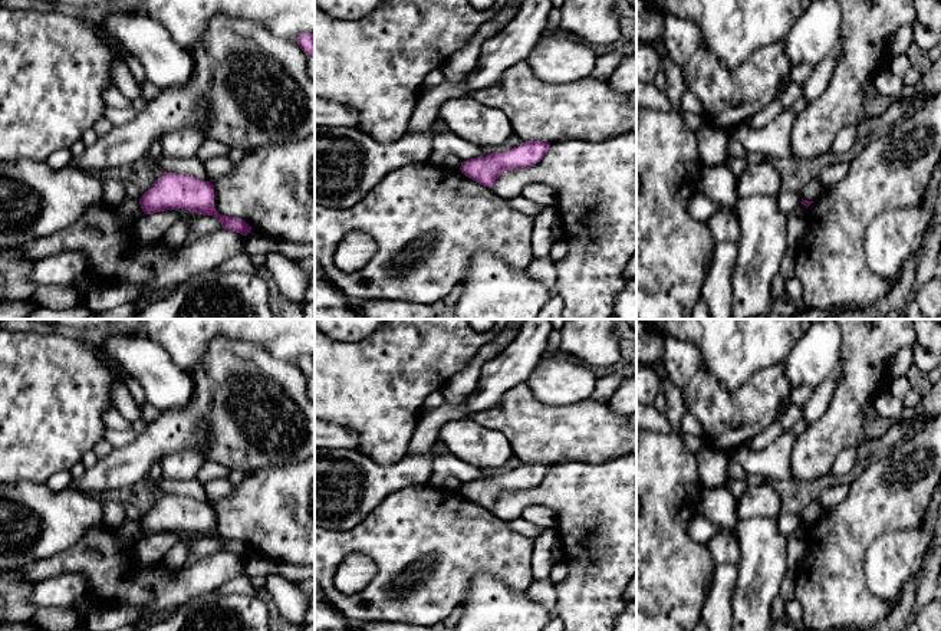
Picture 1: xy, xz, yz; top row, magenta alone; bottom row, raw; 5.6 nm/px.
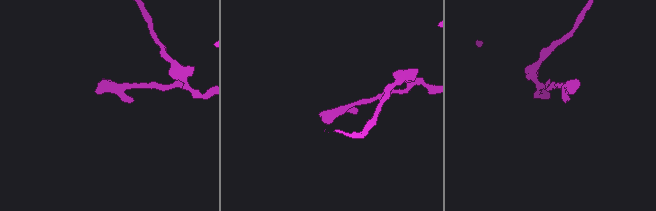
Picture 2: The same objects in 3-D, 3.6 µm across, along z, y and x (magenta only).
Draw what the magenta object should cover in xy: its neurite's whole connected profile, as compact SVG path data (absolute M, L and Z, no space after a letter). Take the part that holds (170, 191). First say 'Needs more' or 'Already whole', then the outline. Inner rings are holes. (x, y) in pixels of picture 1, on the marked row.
Already whole. M164 172L139 198L145 214L167 210L187 210L217 217L226 230L247 236L251 227L241 218L220 214L214 208L214 185L191 175Z

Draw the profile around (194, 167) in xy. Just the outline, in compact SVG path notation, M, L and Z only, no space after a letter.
M162 154L155 161L167 172L191 175L203 181L210 180L204 162L197 157L178 158L174 155Z

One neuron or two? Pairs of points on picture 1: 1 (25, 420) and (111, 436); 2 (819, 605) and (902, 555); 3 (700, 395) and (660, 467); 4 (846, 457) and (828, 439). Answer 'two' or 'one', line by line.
1: two
2: two
3: two
4: two

